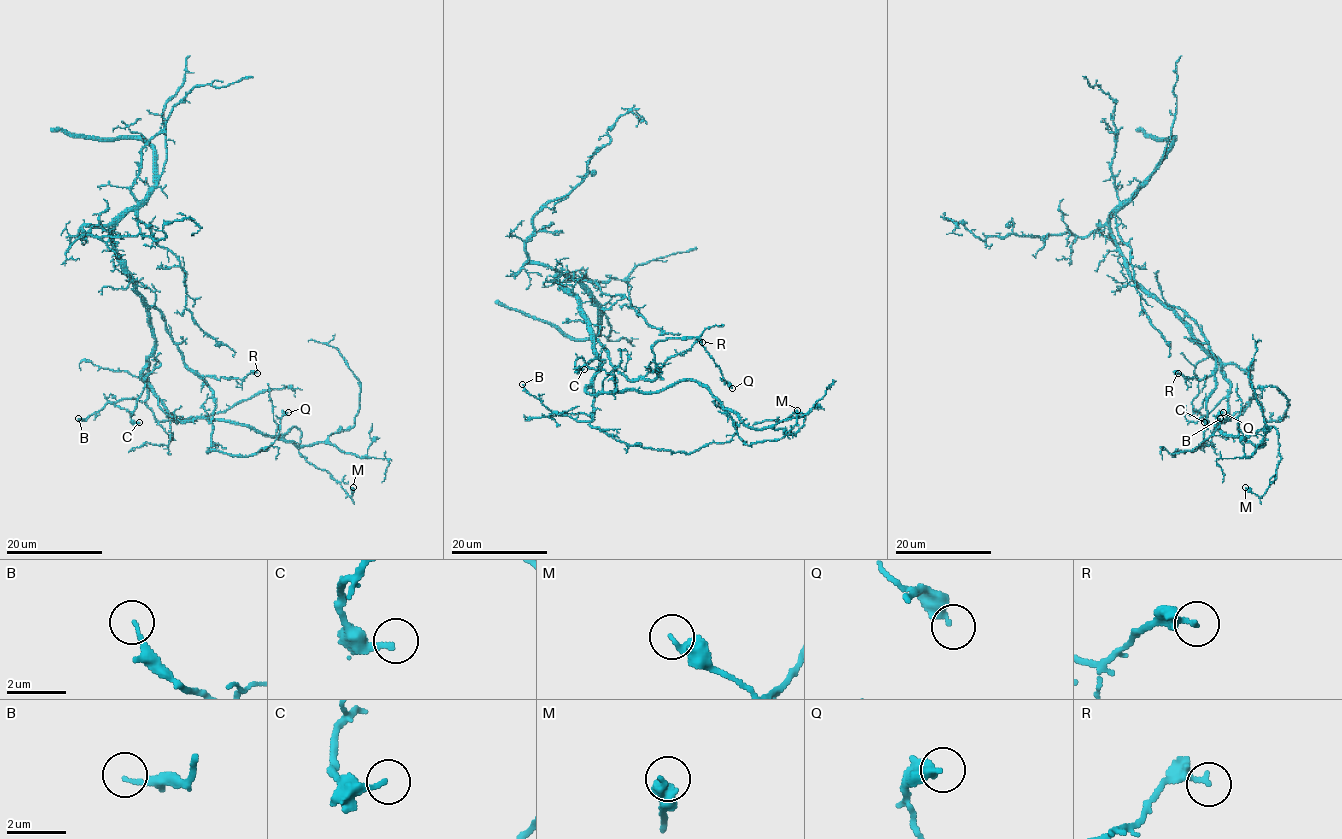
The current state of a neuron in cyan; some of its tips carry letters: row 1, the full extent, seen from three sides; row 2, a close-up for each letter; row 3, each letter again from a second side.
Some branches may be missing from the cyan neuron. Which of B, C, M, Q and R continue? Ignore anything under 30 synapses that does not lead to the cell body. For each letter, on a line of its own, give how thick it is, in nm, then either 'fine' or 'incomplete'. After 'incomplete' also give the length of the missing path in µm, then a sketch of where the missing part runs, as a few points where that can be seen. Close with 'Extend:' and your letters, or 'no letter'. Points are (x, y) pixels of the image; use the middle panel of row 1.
B: calibre 110 nm; fine
C: calibre 180 nm; fine
M: calibre 360 nm; fine
Q: calibre 400 nm; fine
R: calibre 190 nm; fine
Extend: no letter

